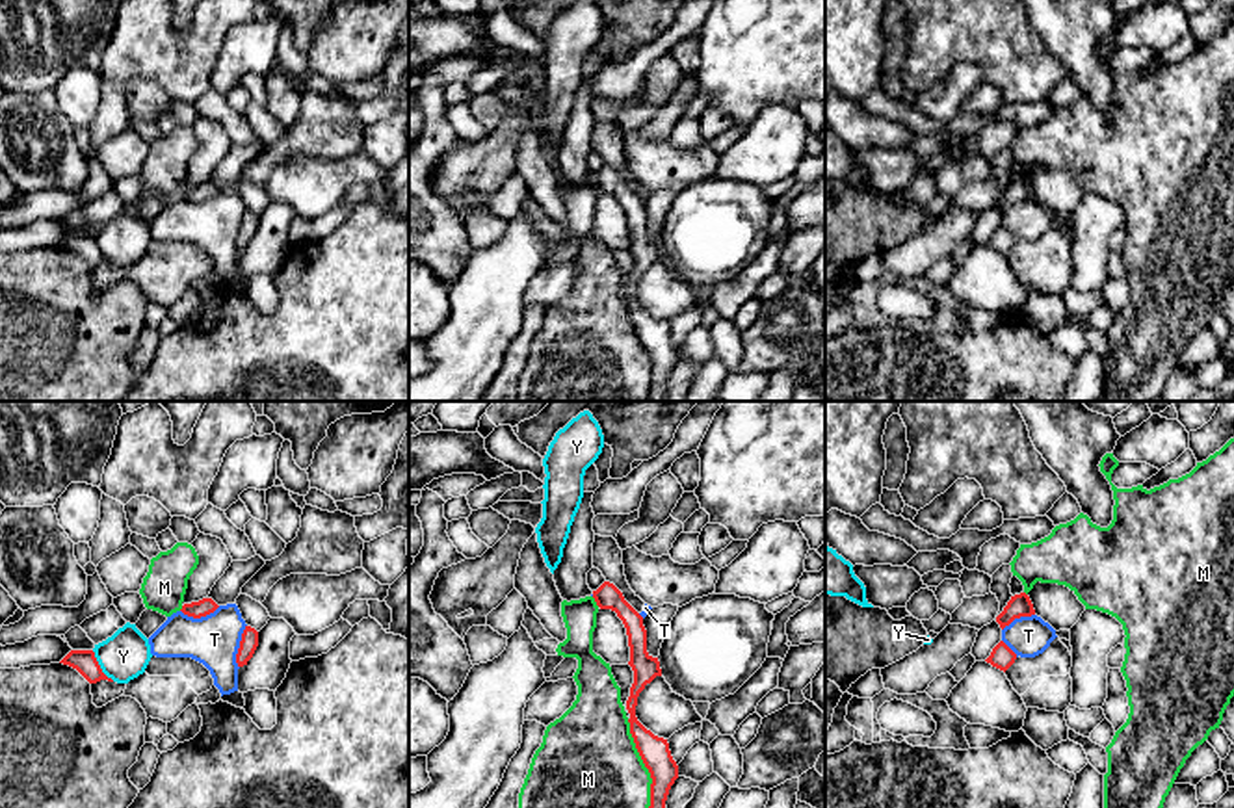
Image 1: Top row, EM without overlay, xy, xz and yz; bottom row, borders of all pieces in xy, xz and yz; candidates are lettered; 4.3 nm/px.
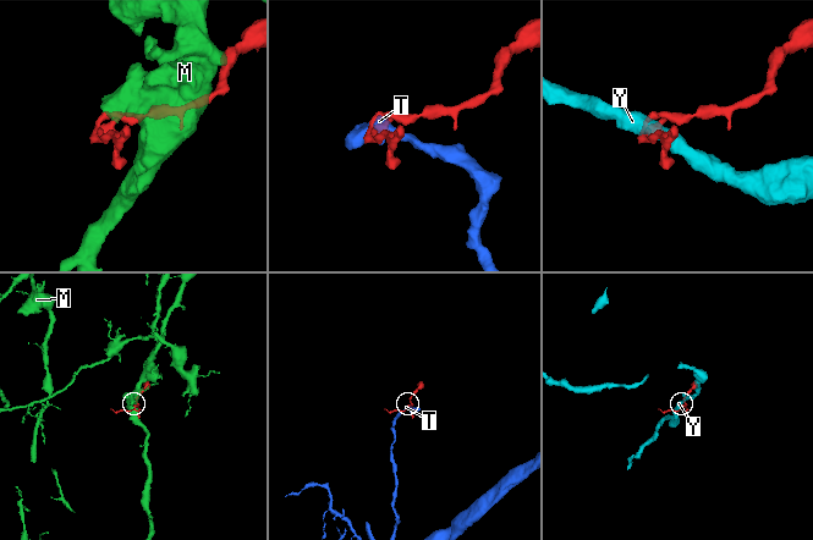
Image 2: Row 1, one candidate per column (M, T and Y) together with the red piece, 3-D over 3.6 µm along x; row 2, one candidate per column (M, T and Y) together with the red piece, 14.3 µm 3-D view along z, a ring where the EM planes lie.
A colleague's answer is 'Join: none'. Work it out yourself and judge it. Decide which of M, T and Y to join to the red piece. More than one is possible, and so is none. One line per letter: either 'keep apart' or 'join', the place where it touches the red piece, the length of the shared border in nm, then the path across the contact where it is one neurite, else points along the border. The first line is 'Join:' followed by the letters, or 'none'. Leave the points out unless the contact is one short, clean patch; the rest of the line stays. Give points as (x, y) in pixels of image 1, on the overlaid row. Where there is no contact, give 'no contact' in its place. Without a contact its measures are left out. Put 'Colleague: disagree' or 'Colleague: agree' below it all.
Join: none
M: keep apart; contact xz (643, 762); length 400 nm
T: keep apart; contact xy (240, 647); length 190 nm
Y: keep apart; contact xy (99, 667); length 170 nm; border xy (91, 651), (99, 667), (114, 680)
Colleague: agree

